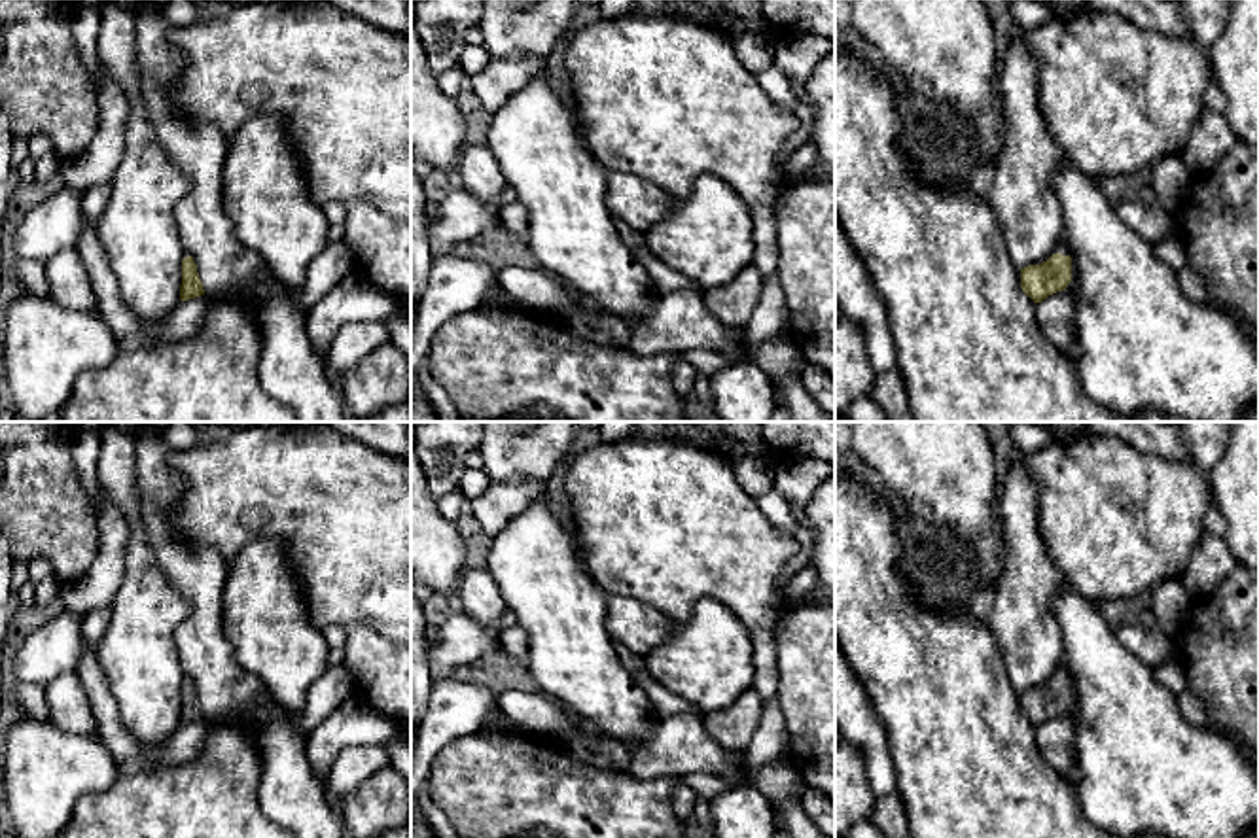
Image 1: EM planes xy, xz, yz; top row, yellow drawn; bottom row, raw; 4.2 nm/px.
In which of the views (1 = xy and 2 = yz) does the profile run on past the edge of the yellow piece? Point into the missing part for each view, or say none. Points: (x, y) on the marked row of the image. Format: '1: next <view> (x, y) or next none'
1: next none
2: next yz (1061, 248)

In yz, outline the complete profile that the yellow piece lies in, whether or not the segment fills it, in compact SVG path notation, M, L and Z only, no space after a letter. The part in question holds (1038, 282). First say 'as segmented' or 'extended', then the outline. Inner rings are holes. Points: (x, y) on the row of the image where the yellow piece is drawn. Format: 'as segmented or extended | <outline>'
extended | M1058 242L1047 261L1020 269L1020 288L1037 305L1049 295L1066 289L1072 282L1072 274L1068 246Z

